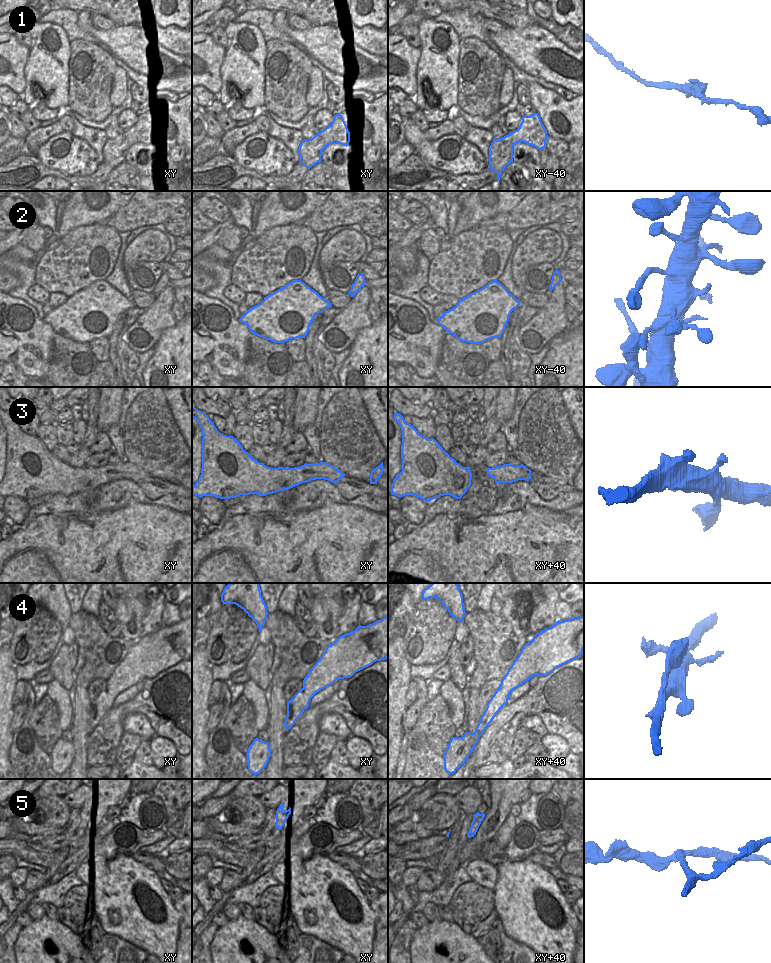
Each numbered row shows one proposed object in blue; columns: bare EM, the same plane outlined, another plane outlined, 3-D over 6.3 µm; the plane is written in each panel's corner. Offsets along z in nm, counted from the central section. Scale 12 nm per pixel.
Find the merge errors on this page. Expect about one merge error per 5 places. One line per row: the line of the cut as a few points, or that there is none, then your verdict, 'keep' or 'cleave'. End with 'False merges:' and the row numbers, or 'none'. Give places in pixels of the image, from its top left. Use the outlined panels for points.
1: cut none; keep
2: cut none; keep
3: cut none; keep
4: cut none; keep
5: cut xy (276, 816), (285, 820); cleave
False merges: 5

